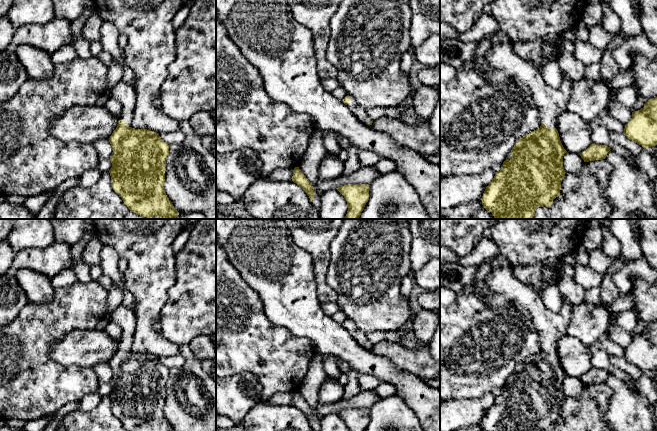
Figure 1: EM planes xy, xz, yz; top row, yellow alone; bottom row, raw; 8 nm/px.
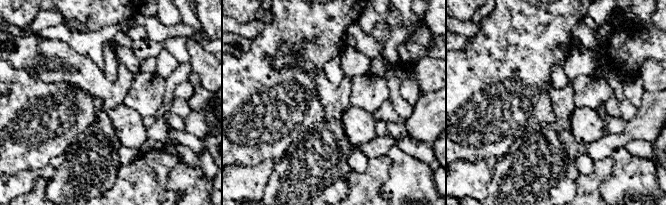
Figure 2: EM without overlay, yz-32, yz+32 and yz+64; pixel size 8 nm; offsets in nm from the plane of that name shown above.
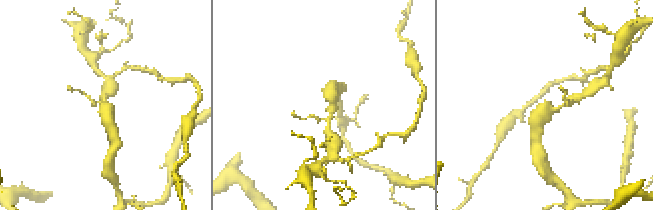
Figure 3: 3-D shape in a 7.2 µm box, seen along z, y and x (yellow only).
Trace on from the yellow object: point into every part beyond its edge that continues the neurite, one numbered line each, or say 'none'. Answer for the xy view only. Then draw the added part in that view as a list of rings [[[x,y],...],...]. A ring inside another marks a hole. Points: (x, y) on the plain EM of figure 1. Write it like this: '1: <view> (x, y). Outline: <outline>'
1: xy (123, 316). Outline: [[[120,304],[112,312],[111,321],[116,323],[122,329],[122,336],[119,344],[125,344],[126,349],[131,351],[136,328],[134,310]]]

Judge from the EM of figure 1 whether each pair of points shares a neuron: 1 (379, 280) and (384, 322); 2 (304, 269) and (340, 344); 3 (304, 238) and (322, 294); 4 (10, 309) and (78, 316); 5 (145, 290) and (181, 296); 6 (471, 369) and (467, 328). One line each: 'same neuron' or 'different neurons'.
1: same neuron
2: same neuron
3: same neuron
4: different neurons
5: different neurons
6: same neuron

